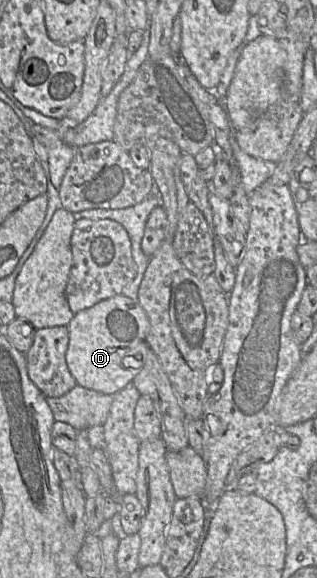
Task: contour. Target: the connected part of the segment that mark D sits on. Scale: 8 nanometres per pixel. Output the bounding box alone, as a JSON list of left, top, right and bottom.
[66,294,149,395]

